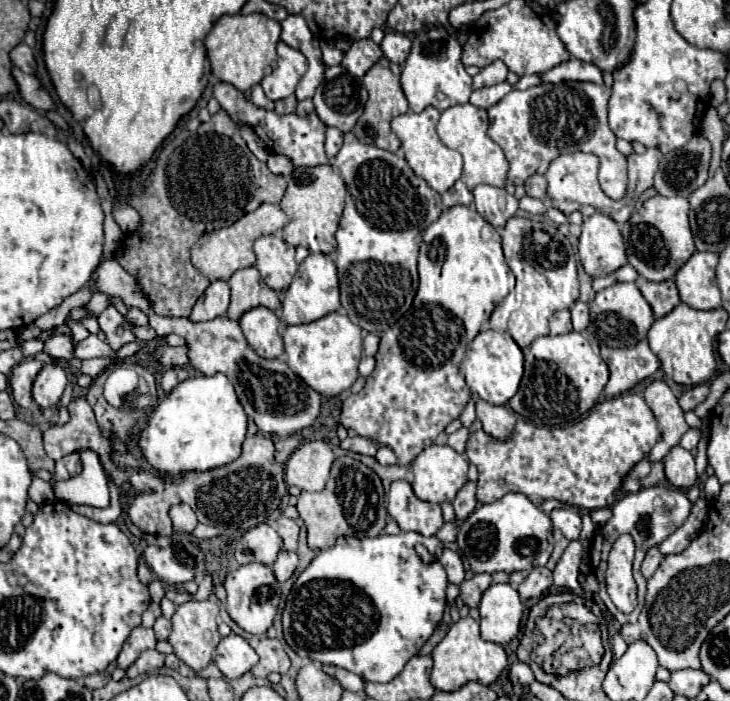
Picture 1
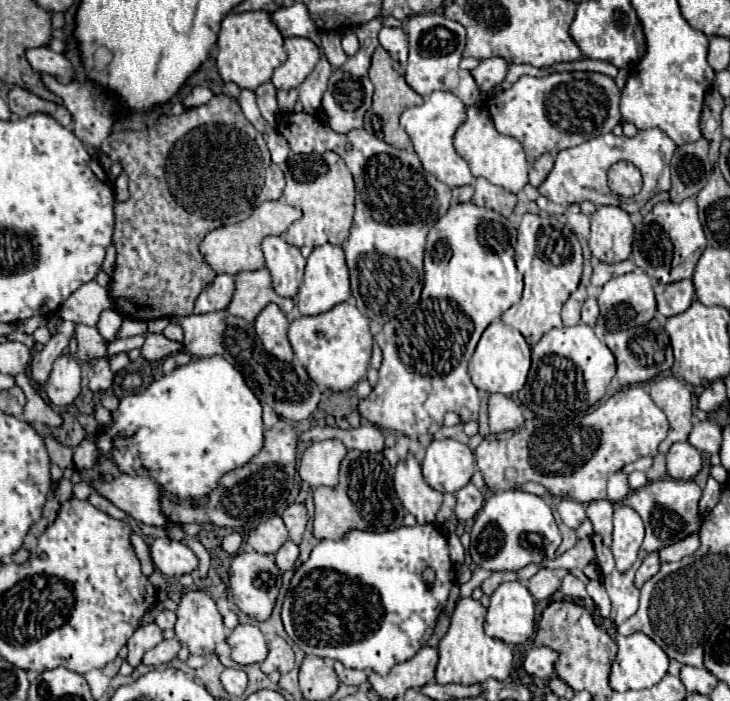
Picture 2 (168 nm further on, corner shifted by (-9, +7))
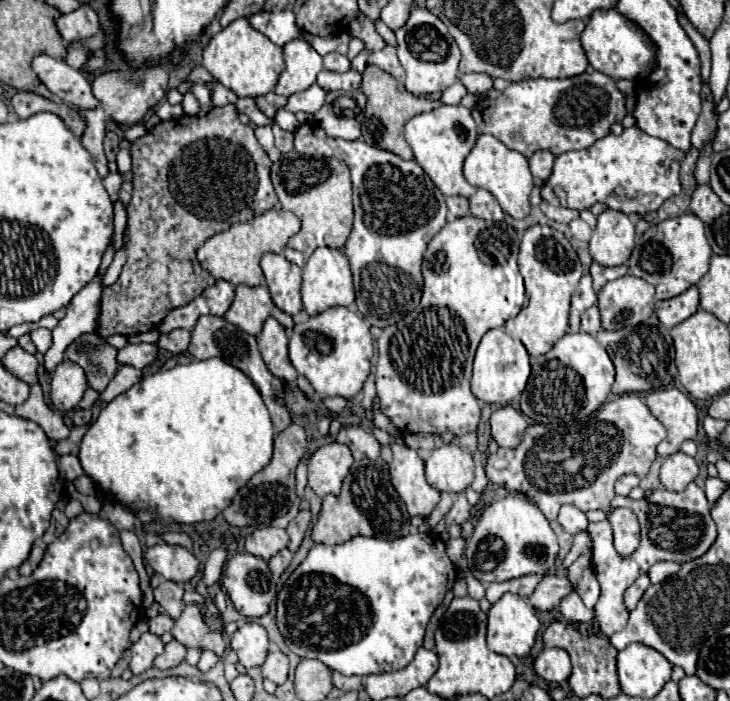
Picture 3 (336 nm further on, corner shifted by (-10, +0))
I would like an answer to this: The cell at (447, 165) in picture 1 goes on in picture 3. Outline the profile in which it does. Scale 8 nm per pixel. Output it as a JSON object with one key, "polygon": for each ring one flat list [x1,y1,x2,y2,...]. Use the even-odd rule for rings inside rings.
{"polygon":[[440,106,430,112,416,114,410,118,404,126,404,138,414,150,416,162,424,168,424,172,430,176,430,180,442,190,444,196,466,196,470,198,476,188,468,184,468,180,462,174,462,162,468,156,470,148,474,146,474,140,478,138,476,122,468,108,464,106]]}

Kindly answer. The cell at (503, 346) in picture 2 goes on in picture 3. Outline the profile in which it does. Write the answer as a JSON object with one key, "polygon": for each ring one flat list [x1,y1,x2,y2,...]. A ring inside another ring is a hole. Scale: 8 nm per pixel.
{"polygon":[[502,328,486,332,474,358,474,374,470,382,474,396,488,404,506,406,510,400,518,398,524,392,528,376,530,376,530,362,524,344,506,334]]}

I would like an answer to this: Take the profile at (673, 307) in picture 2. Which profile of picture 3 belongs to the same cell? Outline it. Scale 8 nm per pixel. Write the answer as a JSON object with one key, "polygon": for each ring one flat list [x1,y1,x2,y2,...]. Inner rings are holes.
{"polygon":[[692,286,680,296,656,302,656,316,666,328,674,328,698,310,698,288]]}

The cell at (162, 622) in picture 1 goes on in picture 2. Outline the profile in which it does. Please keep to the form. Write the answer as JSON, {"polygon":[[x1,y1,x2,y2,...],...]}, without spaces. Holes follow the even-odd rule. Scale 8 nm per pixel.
{"polygon":[[161,611,157,617,155,617,155,623,161,627,161,629,171,629,175,625,175,613,173,611]]}

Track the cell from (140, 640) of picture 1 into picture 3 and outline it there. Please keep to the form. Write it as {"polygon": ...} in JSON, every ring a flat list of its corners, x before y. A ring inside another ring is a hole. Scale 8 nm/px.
{"polygon":[[146,632,140,636,140,640,136,644,132,644,130,652,132,652,132,658,130,658,130,670,132,674,142,674,144,670,148,670,154,662,154,658,164,650,164,644,162,640,152,634,152,632]]}

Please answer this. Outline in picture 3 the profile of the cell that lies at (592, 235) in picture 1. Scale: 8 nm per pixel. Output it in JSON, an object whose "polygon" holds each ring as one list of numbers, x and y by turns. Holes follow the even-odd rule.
{"polygon":[[604,210,590,240,590,256,600,266,620,266,626,264,632,248,634,222,622,212]]}

